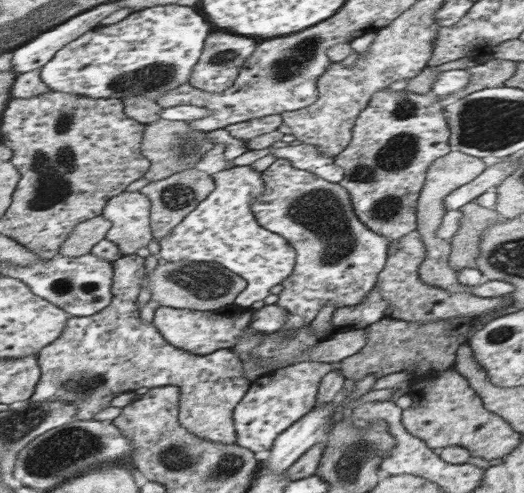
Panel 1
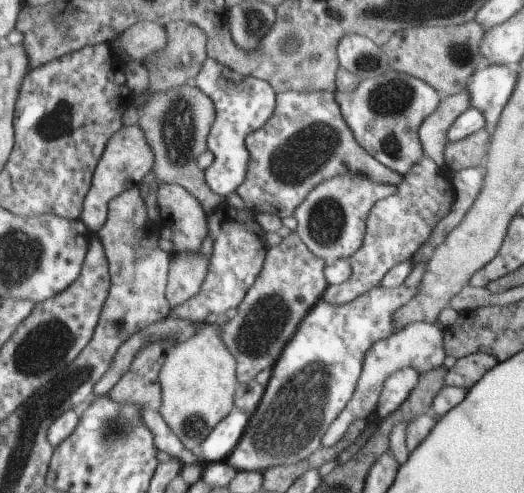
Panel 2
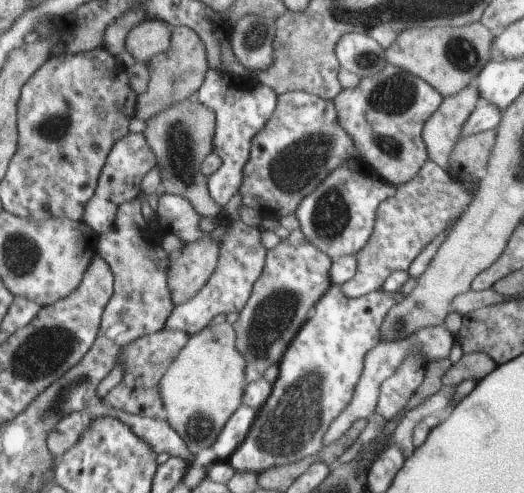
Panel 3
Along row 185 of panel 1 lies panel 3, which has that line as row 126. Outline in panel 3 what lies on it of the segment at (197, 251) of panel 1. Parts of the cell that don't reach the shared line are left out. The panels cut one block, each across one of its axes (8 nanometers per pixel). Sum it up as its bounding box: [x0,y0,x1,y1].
[207,76,277,210]

